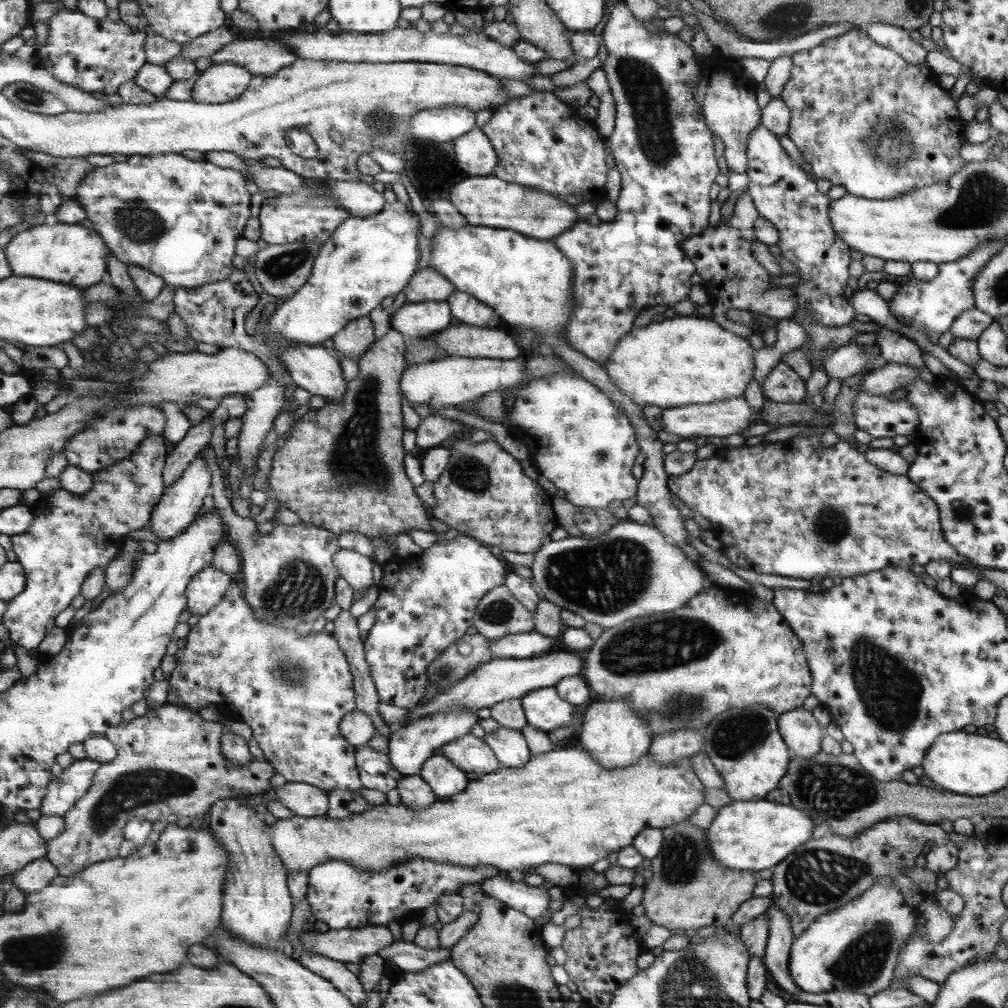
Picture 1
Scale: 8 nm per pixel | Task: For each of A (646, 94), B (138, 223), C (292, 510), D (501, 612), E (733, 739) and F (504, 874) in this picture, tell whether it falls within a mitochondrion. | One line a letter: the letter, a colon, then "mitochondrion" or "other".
A: mitochondrion
B: mitochondrion
C: other
D: mitochondrion
E: mitochondrion
F: other

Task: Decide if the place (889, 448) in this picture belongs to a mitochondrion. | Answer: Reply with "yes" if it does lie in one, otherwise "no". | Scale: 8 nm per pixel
no

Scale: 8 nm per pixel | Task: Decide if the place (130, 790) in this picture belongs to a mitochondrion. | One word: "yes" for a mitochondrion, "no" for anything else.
yes

